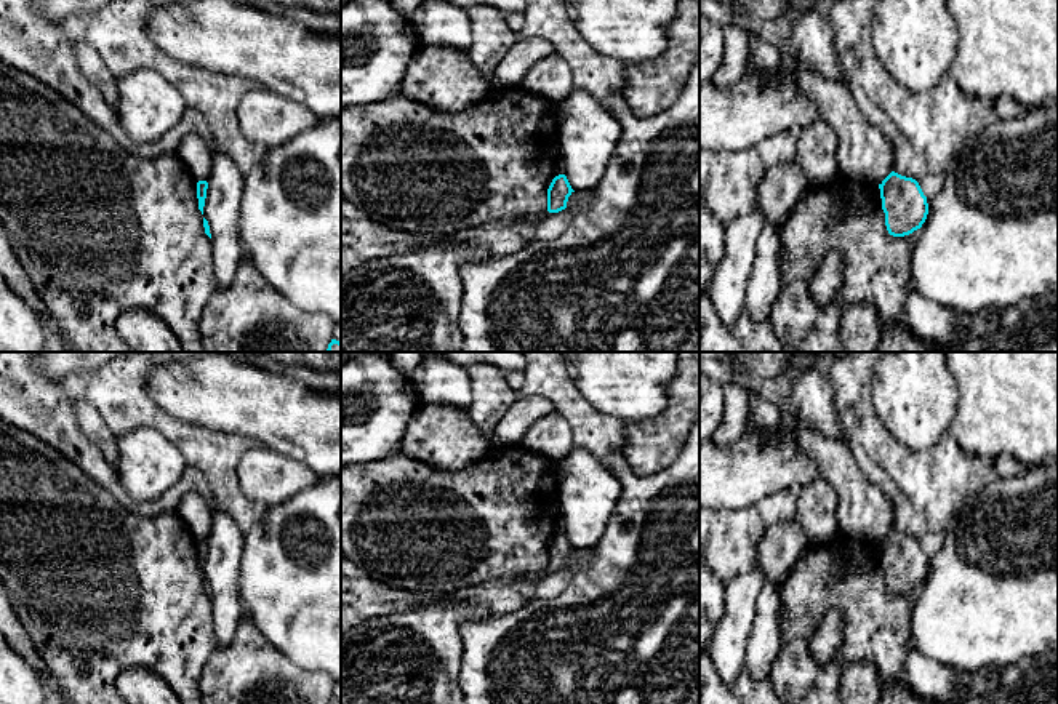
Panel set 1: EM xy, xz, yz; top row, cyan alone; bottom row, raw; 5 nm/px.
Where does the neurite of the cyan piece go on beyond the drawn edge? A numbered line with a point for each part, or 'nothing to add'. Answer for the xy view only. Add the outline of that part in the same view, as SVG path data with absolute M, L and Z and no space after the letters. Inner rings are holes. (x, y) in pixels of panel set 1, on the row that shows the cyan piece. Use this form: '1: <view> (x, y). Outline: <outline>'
nothing to add

